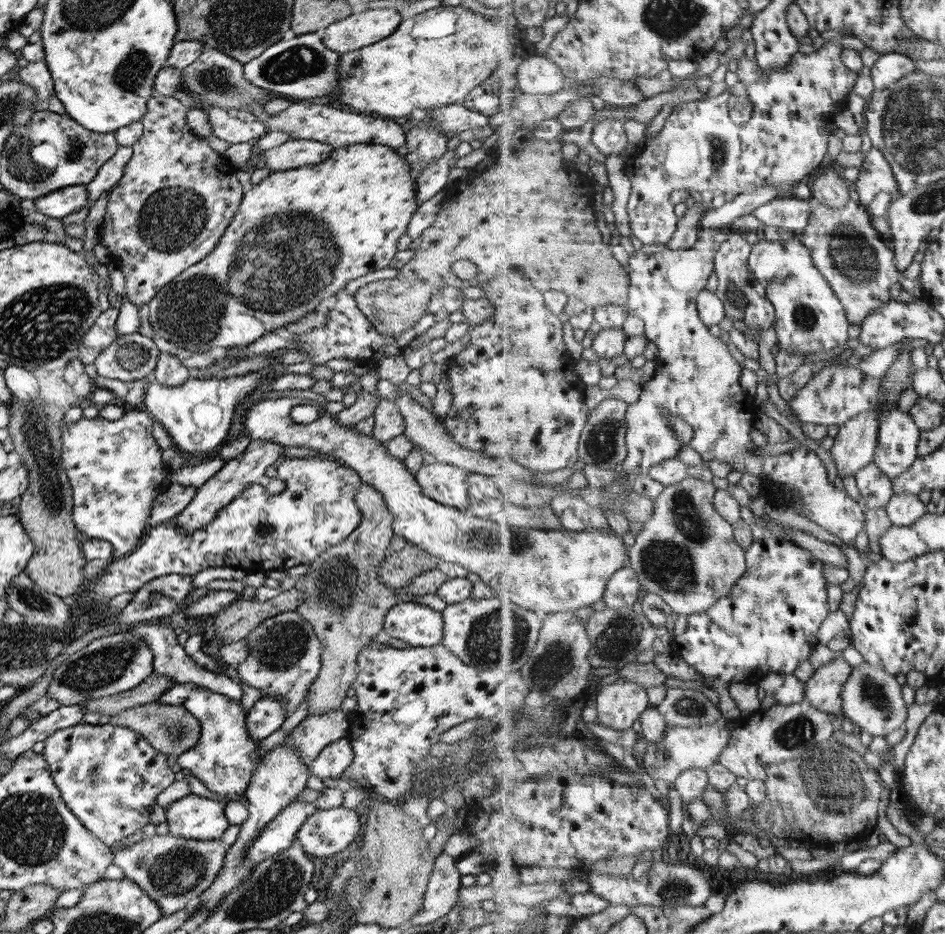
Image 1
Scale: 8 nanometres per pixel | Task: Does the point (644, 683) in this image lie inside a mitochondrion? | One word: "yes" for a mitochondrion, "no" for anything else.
no

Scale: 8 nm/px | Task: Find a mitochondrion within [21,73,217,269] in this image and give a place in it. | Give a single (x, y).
(169, 219)

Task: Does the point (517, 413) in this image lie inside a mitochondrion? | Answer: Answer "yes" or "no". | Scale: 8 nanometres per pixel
no

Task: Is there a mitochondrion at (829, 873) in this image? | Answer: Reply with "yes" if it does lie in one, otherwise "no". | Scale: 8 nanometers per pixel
no

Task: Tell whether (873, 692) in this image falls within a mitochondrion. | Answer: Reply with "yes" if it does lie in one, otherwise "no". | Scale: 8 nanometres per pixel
yes

